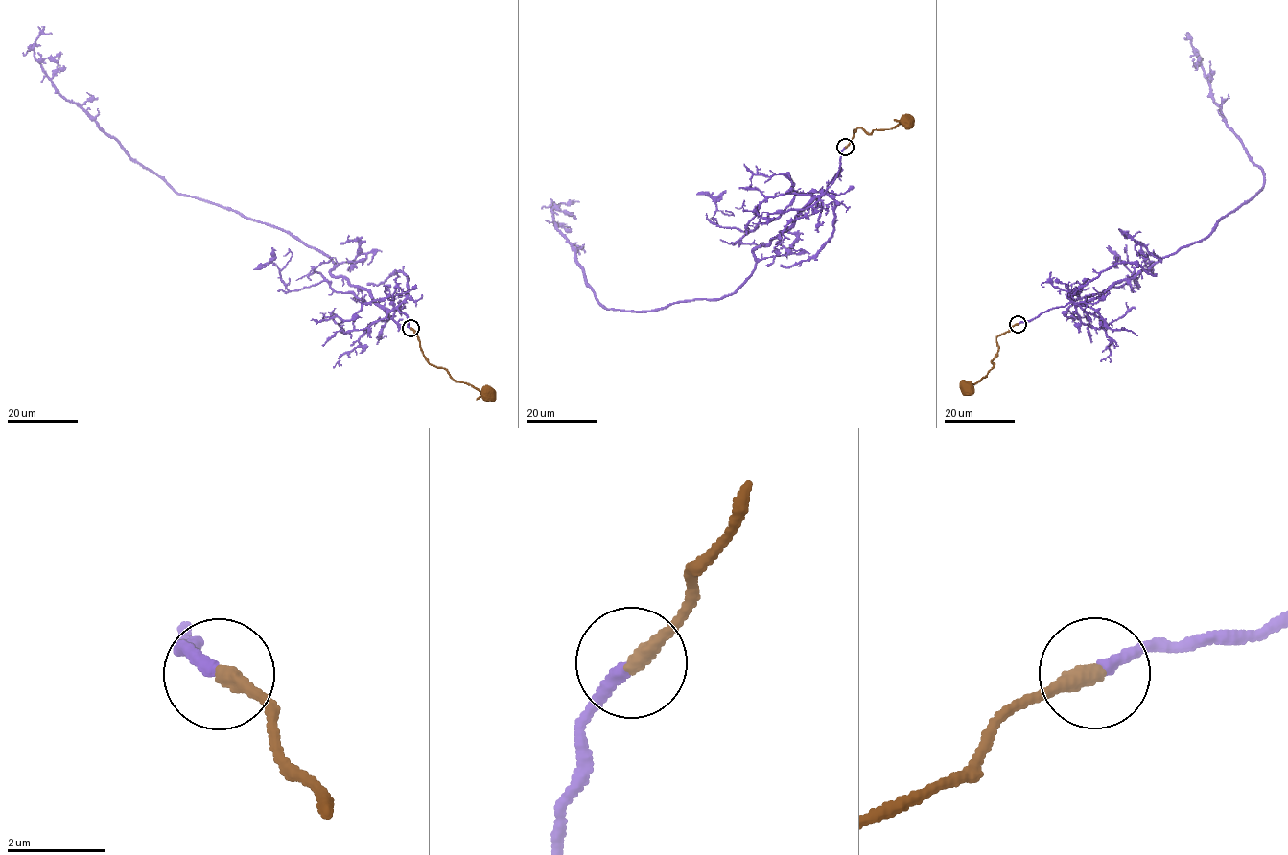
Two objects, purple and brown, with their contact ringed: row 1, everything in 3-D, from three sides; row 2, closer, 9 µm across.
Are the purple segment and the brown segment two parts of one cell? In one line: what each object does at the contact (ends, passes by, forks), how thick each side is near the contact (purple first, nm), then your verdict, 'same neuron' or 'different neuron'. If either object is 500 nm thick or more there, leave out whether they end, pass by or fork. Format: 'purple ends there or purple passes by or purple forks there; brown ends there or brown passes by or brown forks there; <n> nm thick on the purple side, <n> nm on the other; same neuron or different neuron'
purple ends there; brown ends there; 240 nm thick on the purple side, 340 nm on the other; same neuron

